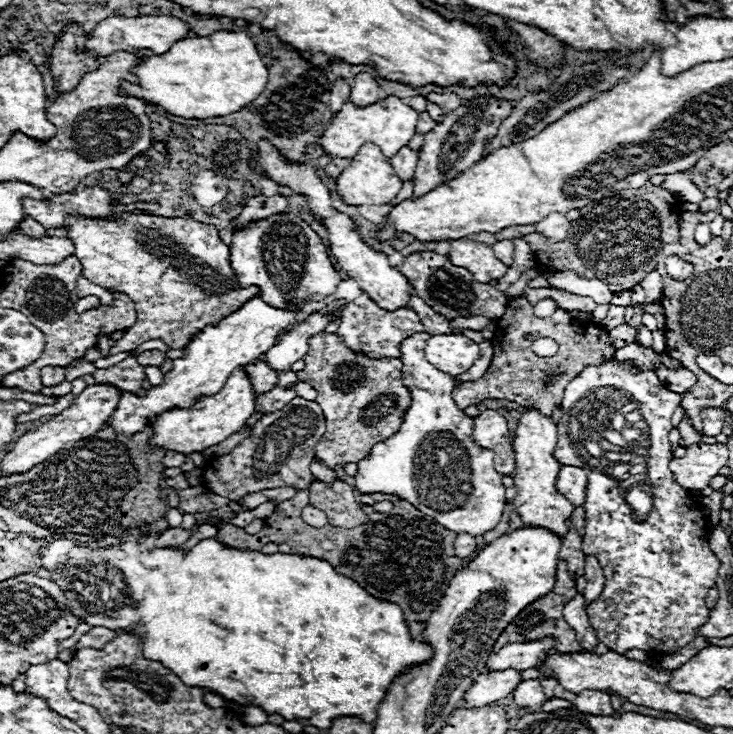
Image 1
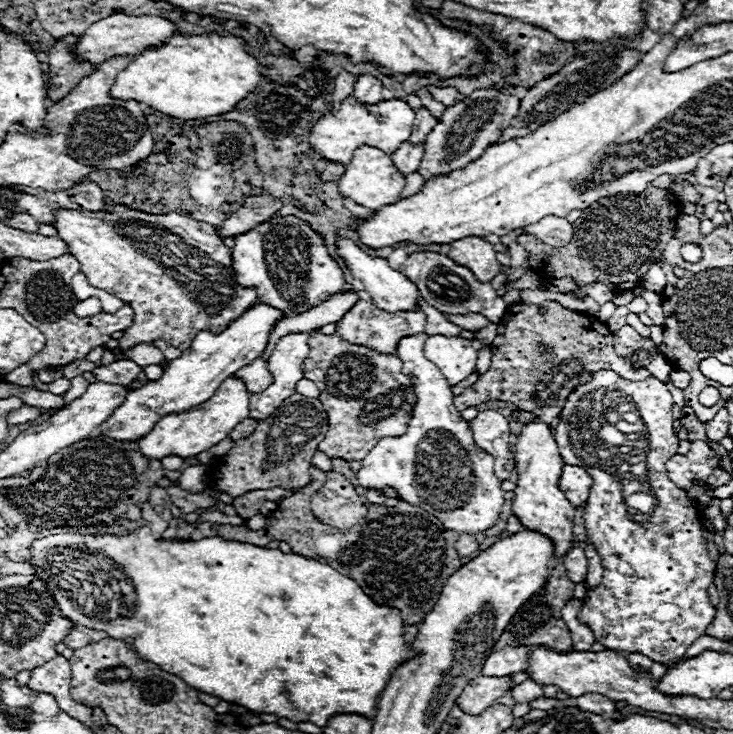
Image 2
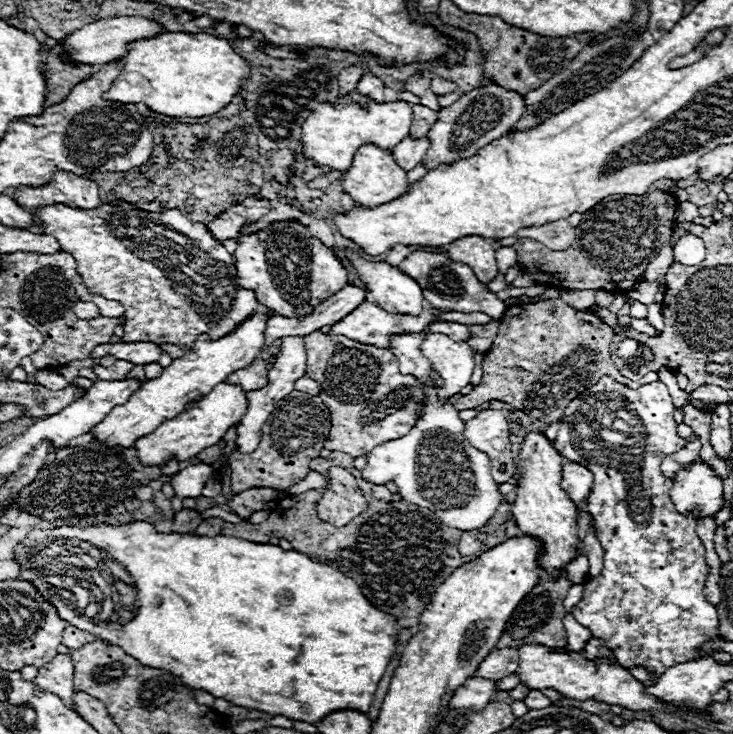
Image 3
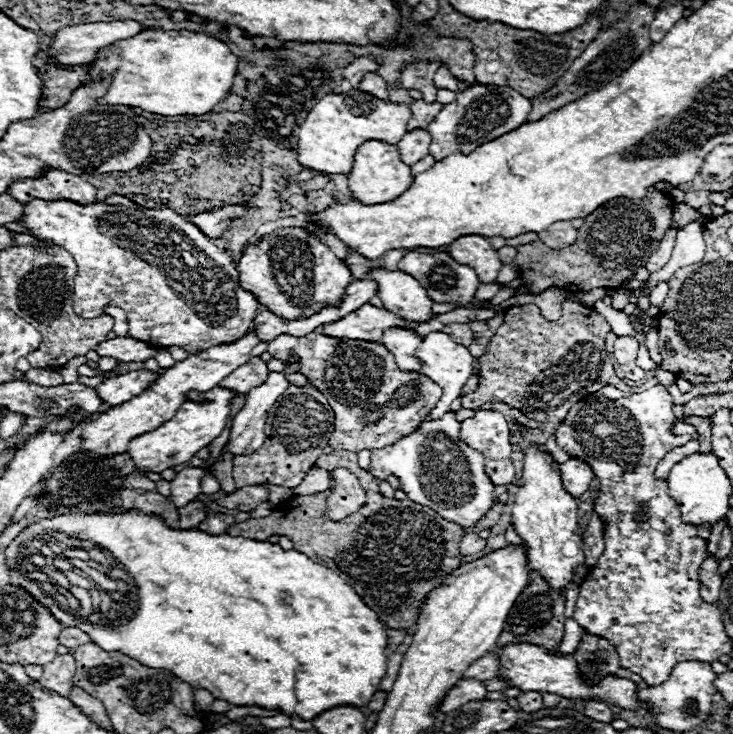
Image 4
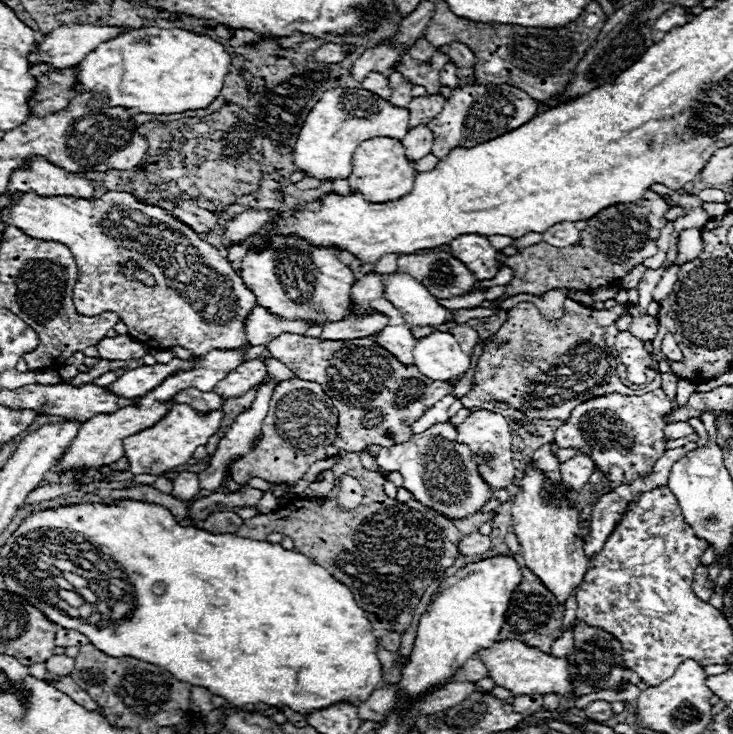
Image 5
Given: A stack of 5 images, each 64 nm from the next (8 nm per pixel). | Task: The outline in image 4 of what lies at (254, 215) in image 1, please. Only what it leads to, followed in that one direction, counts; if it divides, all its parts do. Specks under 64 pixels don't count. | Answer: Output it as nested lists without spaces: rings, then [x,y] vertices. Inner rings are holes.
[[[224,206],[218,210],[206,210],[206,212],[188,216],[188,220],[194,222],[206,236],[218,238],[226,230],[230,220],[234,216],[242,216],[242,214],[244,214],[244,206]]]

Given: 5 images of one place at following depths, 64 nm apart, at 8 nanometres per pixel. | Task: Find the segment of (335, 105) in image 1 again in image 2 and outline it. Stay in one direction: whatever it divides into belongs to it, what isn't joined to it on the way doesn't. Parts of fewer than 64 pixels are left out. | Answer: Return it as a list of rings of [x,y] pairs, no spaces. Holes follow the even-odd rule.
[[[342,70],[334,80],[334,100],[344,100],[346,96],[350,96],[354,90],[356,78],[358,78],[356,74]]]

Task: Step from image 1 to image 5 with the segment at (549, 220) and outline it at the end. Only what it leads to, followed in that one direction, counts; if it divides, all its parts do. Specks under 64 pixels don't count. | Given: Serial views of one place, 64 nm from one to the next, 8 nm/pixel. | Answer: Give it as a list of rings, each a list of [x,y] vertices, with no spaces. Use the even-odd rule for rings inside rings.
[[[562,222],[562,224],[552,226],[548,232],[544,232],[542,238],[546,244],[552,244],[556,248],[564,248],[564,246],[572,246],[578,242],[580,230],[576,230],[574,224],[570,224],[570,222]]]

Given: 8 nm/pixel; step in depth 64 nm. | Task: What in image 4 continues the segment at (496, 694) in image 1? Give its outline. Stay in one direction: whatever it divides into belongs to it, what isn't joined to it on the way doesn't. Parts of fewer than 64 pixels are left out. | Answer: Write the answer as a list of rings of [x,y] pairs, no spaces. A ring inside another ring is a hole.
[[[460,680],[452,690],[448,690],[446,698],[440,702],[438,712],[450,712],[470,700],[480,700],[486,698],[486,688],[480,680]]]

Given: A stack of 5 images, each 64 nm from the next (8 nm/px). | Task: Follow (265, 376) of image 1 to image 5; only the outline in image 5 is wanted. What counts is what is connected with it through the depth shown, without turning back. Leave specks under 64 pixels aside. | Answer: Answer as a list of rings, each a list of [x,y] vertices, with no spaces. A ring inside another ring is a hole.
[[[260,360],[242,362],[242,366],[238,366],[234,372],[226,374],[222,382],[218,382],[214,392],[222,398],[236,398],[246,394],[254,384],[262,382],[264,376],[266,376],[266,366]]]

